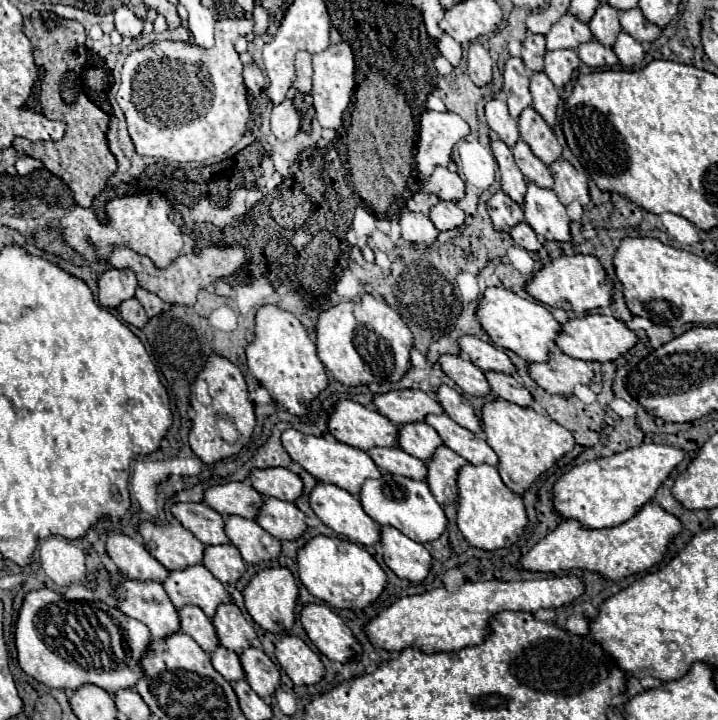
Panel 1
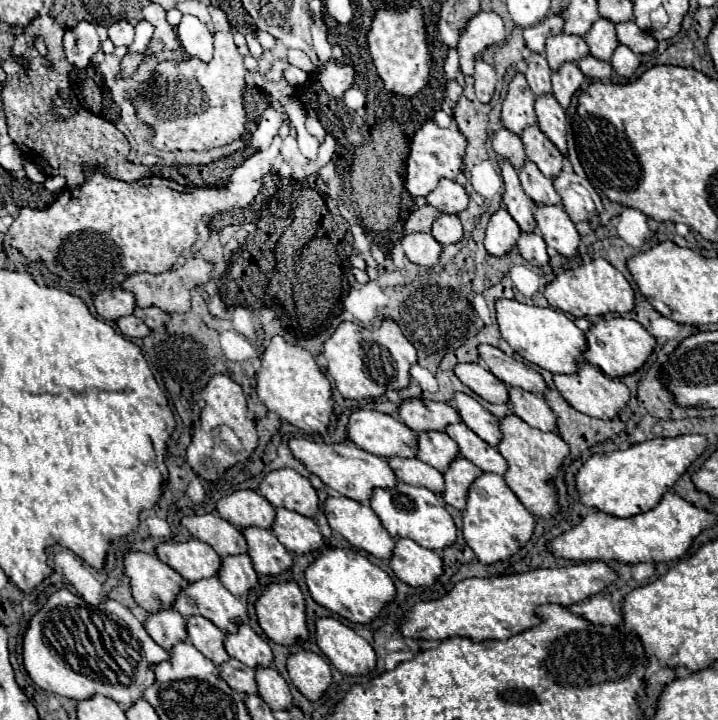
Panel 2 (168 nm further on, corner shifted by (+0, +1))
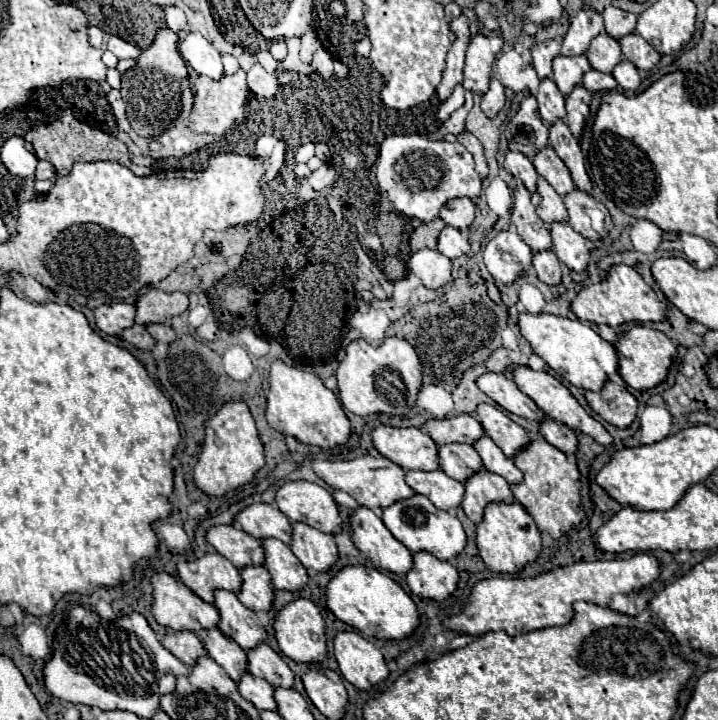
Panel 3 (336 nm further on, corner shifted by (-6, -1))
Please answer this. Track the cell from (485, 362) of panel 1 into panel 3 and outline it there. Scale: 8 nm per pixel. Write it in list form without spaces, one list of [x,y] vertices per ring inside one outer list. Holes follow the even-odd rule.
[[[512,364],[512,366],[510,366],[510,376],[512,376],[512,380],[516,382],[516,386],[518,386],[526,396],[530,396],[530,398],[536,402],[536,406],[538,406],[540,410],[544,410],[546,414],[550,414],[552,418],[558,418],[558,422],[566,422],[566,426],[570,426],[570,428],[574,428],[574,430],[580,430],[580,432],[592,436],[592,438],[594,438],[598,444],[602,444],[602,446],[612,444],[612,436],[606,432],[606,428],[604,428],[600,422],[596,422],[592,416],[588,416],[586,410],[584,410],[584,408],[576,402],[576,398],[568,392],[568,388],[566,388],[562,382],[558,382],[552,374],[532,370],[530,366]]]

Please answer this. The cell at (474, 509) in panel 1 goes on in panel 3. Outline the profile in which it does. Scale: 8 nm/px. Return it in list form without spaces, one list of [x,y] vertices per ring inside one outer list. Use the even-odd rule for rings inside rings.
[[[518,500],[490,502],[484,508],[484,518],[476,526],[476,546],[486,568],[500,574],[520,572],[528,562],[536,560],[538,552],[542,550],[540,530],[536,528],[534,518],[526,512],[526,508]]]

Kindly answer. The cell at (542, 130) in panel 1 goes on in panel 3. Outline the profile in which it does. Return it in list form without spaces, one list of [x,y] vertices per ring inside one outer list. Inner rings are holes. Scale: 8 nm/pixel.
[[[552,146],[538,150],[532,156],[532,162],[534,162],[534,168],[538,170],[538,174],[542,178],[546,178],[554,186],[554,190],[558,190],[560,196],[568,194],[574,188],[574,182],[570,178],[570,170],[562,162],[562,158],[554,152]]]

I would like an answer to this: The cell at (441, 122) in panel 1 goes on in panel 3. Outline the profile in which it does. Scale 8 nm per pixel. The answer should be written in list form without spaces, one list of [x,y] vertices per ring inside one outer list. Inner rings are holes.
[[[390,136],[380,144],[380,160],[376,164],[376,178],[378,178],[378,200],[374,202],[380,210],[394,210],[408,218],[420,218],[422,222],[430,222],[438,216],[444,202],[468,196],[478,198],[482,190],[482,180],[474,170],[472,154],[460,142],[446,142],[446,140],[430,140],[426,136]]]

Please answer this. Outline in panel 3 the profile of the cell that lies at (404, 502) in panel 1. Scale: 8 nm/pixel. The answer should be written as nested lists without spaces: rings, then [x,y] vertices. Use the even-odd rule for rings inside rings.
[[[414,494],[406,500],[398,500],[392,506],[384,508],[382,510],[382,520],[384,520],[386,528],[394,534],[394,538],[398,538],[410,552],[428,550],[436,558],[450,560],[456,554],[460,554],[466,546],[466,534],[464,534],[464,528],[462,528],[460,520],[456,516],[448,514],[446,510],[436,508],[422,494]]]

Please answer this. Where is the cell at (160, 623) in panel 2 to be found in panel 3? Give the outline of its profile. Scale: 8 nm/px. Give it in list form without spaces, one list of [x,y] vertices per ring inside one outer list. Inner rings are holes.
[[[190,630],[166,632],[164,638],[162,638],[162,644],[178,660],[182,660],[186,666],[192,666],[196,662],[196,658],[206,654],[206,650],[202,650],[202,642],[198,640],[198,636],[194,632],[190,632]]]

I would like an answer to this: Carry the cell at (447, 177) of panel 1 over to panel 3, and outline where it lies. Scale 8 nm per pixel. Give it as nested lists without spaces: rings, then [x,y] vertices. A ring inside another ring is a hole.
[[[454,198],[454,200],[448,200],[442,206],[440,218],[448,226],[454,226],[458,230],[464,230],[464,228],[468,228],[472,224],[474,210],[476,210],[476,204],[470,198]]]

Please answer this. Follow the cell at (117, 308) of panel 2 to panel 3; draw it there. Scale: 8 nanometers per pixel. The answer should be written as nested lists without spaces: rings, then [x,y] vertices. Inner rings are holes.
[[[102,304],[94,310],[96,326],[106,334],[120,336],[122,330],[134,324],[136,308],[132,304]]]

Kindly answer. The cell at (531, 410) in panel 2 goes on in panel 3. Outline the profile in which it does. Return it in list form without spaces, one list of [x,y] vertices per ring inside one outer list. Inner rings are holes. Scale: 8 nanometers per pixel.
[[[544,414],[544,418],[542,418],[542,422],[540,422],[540,434],[542,434],[552,446],[556,446],[558,450],[566,452],[568,456],[572,456],[572,454],[576,452],[578,440],[576,440],[574,430],[568,428],[566,424],[562,424],[562,422],[558,422],[558,420],[546,416],[546,414]]]

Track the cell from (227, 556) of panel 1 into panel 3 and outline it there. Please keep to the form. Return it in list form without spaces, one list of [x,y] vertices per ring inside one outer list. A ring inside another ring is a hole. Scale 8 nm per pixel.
[[[246,566],[240,570],[242,586],[238,590],[238,600],[250,610],[268,612],[274,600],[274,588],[270,582],[270,574],[266,574],[264,566]]]

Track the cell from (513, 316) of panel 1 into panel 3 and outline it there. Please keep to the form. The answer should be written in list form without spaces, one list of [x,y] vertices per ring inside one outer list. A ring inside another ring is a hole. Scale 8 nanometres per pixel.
[[[522,312],[518,316],[518,328],[532,346],[534,354],[538,354],[560,378],[568,380],[576,388],[600,390],[602,384],[618,370],[616,348],[610,342],[602,340],[590,326],[582,324],[580,320],[570,320],[544,312]]]

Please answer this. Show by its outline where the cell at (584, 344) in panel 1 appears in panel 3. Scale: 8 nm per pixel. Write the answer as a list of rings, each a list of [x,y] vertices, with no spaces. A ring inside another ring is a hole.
[[[636,324],[626,332],[618,334],[618,342],[614,344],[618,354],[618,374],[624,378],[624,382],[636,390],[648,390],[660,384],[666,378],[668,366],[676,354],[674,342],[662,334],[660,330]]]

